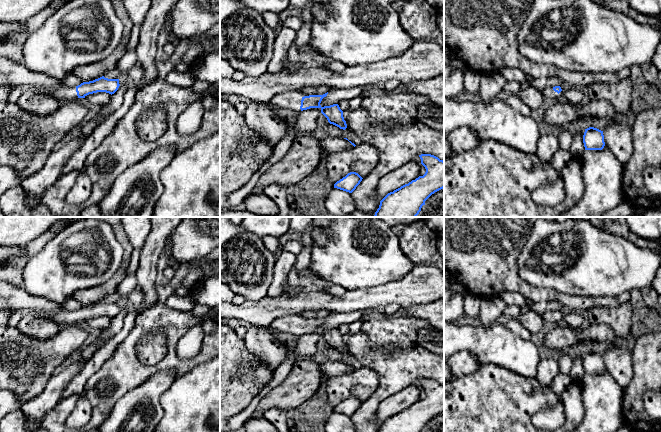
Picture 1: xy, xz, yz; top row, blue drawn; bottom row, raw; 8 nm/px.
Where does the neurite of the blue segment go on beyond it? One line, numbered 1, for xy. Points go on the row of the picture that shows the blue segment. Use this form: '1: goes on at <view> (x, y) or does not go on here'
1: goes on at xy (16, 74)

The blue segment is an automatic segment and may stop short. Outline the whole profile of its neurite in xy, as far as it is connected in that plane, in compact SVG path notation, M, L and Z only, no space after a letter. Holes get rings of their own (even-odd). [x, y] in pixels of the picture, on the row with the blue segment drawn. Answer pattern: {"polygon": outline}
{"polygon": "M0 56L0 85L43 91L60 102L76 101L78 98L85 98L97 92L112 95L120 86L119 79L108 79L102 76L76 87L67 87L62 80L31 71L23 62L14 62L4 56Z"}

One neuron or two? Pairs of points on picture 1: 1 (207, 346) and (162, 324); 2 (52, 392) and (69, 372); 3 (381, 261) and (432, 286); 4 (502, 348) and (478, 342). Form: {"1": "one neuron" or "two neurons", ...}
{"1": "one neuron", "2": "one neuron", "3": "two neurons", "4": "one neuron"}

